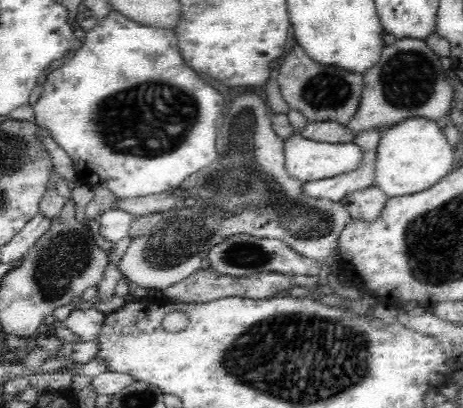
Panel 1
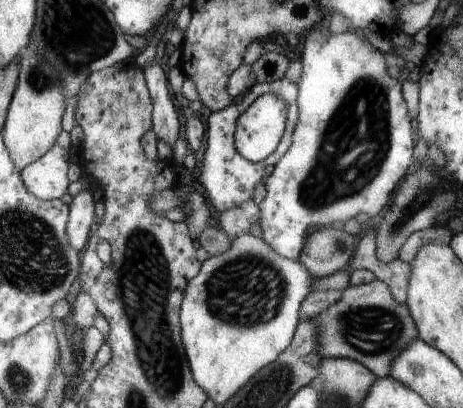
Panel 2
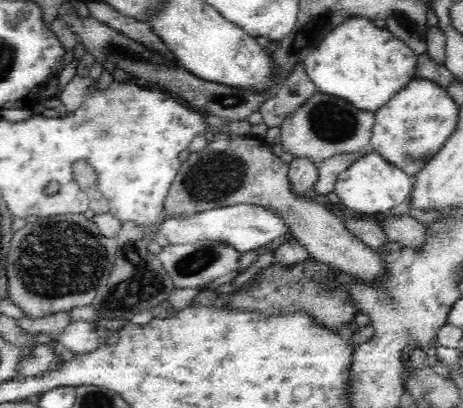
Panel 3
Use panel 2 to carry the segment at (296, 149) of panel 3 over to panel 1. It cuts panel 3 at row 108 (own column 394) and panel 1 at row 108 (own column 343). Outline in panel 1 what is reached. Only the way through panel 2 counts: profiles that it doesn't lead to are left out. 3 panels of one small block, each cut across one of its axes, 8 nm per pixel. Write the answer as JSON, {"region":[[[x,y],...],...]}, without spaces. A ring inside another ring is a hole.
{"region":[[[296,42],[282,62],[278,88],[288,108],[300,112],[308,120],[308,124],[310,122],[338,122],[342,126],[348,126],[360,108],[360,100],[364,92],[364,76],[340,70],[338,66],[322,66],[314,62],[306,54],[306,50]]]}

